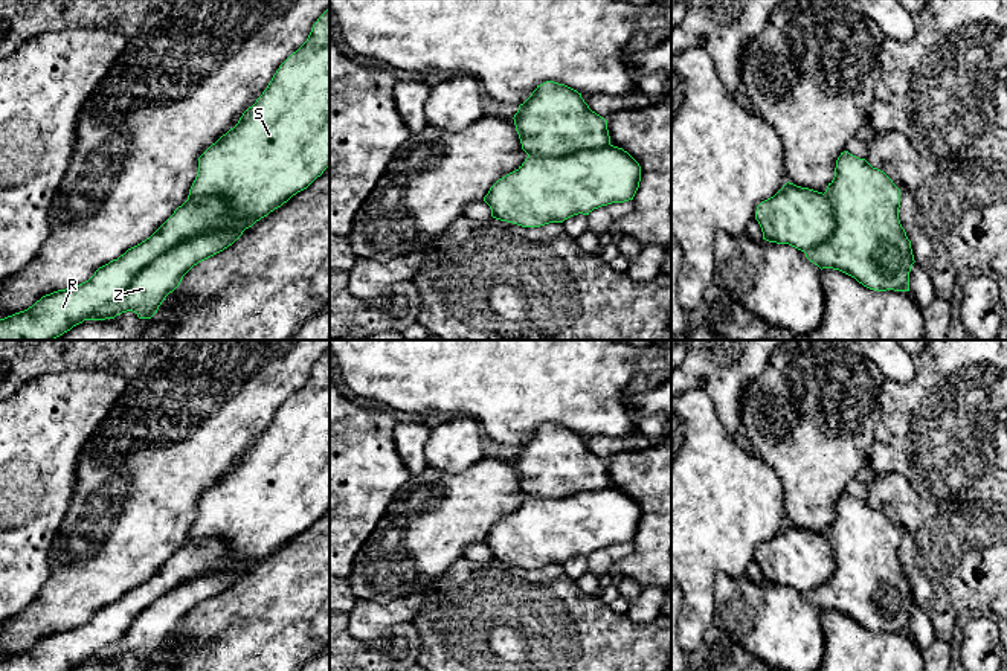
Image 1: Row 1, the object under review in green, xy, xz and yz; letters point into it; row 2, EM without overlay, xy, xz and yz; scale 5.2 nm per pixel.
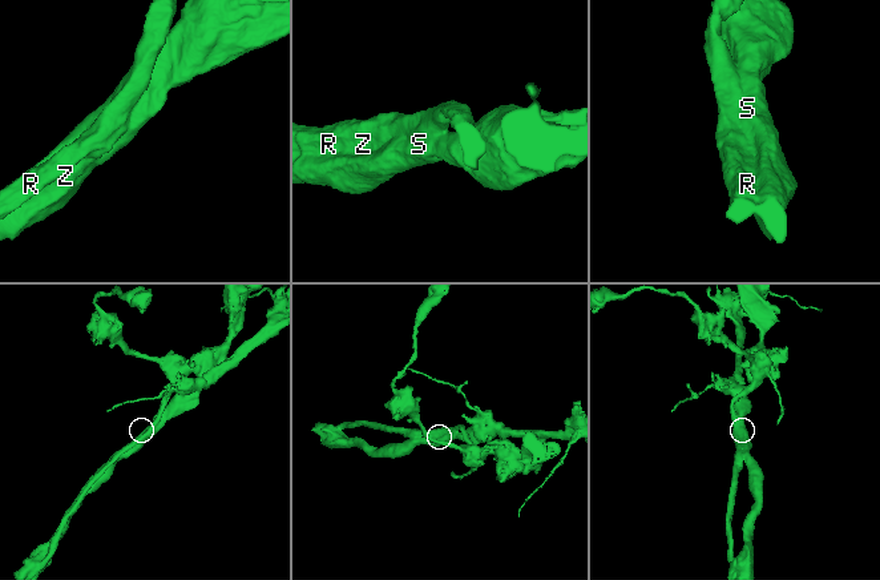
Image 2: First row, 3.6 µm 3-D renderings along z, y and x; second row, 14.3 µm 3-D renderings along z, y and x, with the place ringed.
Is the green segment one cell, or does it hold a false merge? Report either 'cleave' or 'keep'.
cleave

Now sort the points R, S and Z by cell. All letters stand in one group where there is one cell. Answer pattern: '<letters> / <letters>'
R / S Z

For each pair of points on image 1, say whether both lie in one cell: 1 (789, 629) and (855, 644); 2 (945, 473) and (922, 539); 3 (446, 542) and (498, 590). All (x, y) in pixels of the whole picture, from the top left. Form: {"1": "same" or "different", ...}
{"1": "different", "2": "different", "3": "different"}

